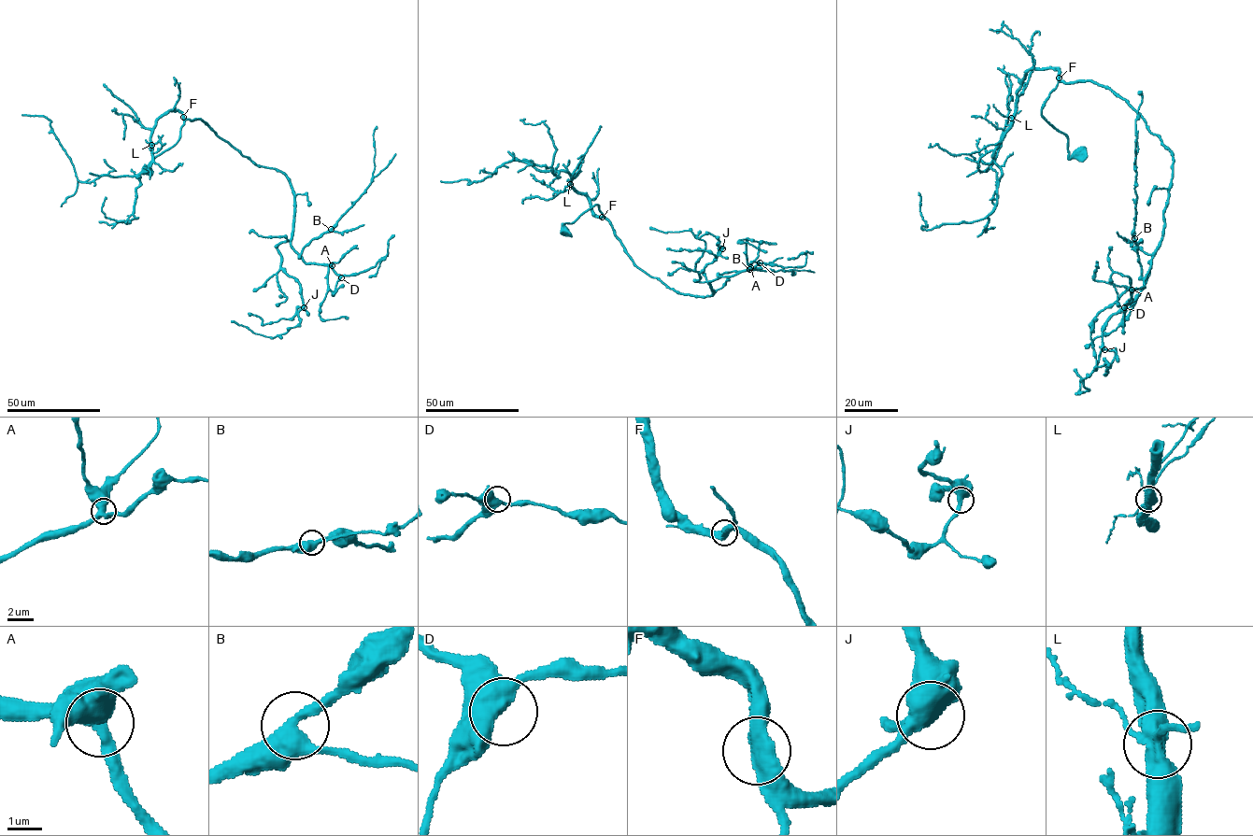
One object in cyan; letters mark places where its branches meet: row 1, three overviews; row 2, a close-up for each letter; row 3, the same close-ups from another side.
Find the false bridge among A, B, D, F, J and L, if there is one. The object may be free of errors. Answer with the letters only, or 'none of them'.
none of them

